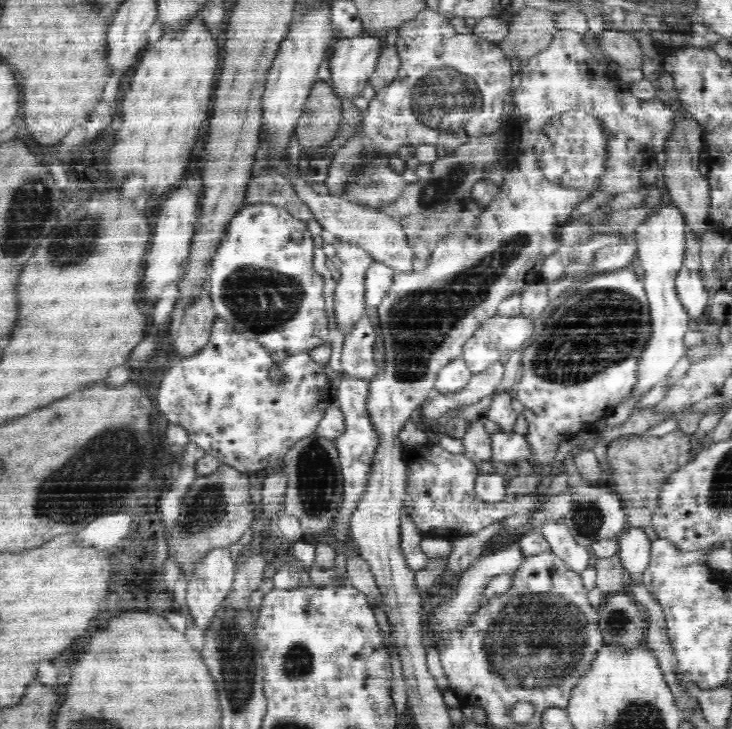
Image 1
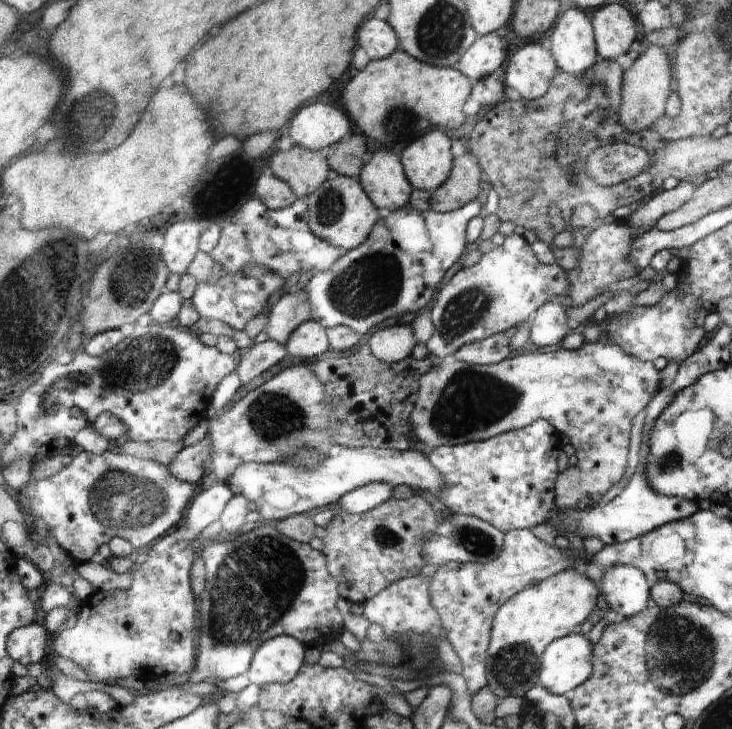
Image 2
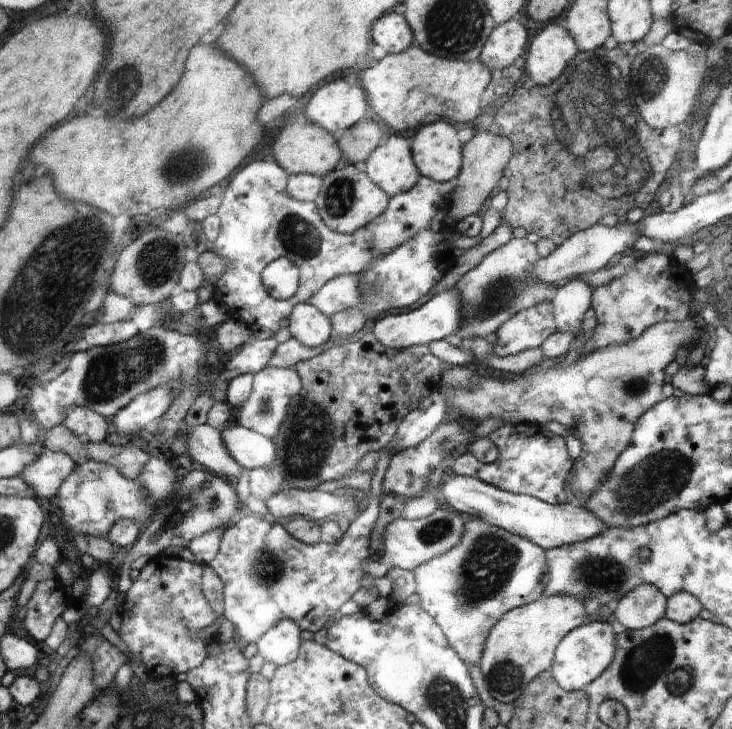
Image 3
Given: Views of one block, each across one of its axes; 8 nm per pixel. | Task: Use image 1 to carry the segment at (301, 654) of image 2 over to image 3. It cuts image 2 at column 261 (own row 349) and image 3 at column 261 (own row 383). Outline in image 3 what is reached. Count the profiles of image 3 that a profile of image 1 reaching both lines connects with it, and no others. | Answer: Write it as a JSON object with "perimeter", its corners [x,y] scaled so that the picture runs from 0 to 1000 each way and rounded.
{"perimeter":[[[383,850],[350,882],[351,897],[361,904],[361,911],[376,911],[378,916],[393,912],[408,900],[415,881],[411,870],[411,863],[399,850]]]}

